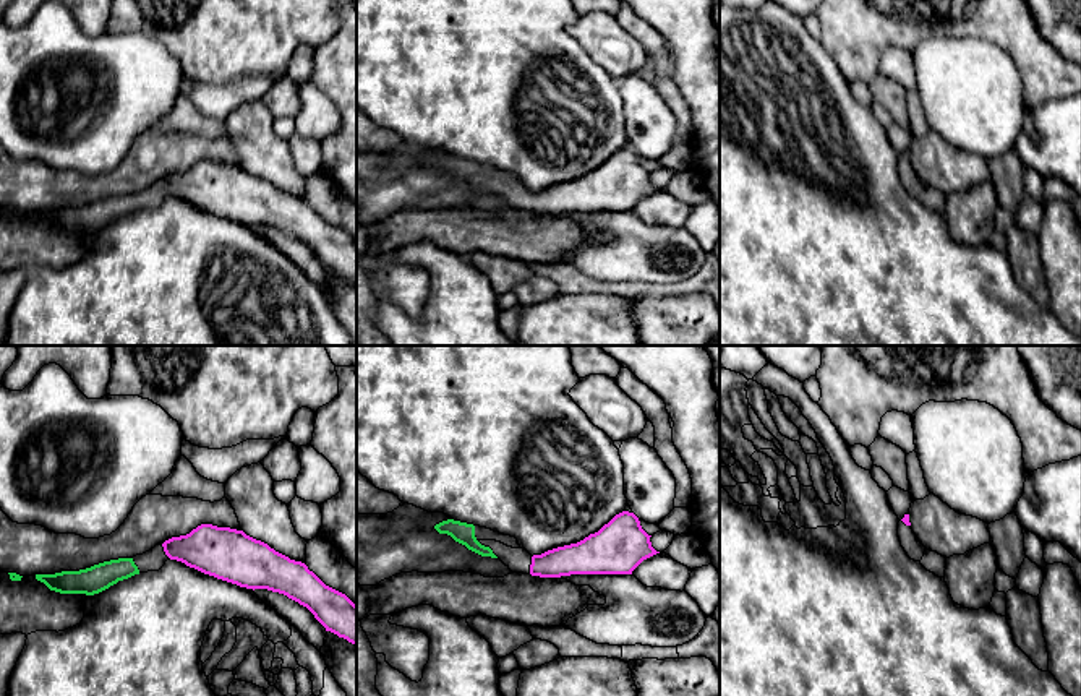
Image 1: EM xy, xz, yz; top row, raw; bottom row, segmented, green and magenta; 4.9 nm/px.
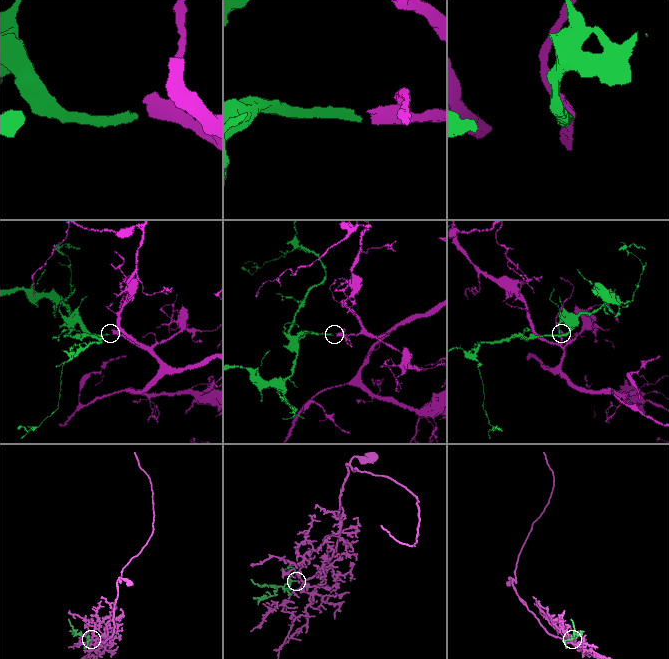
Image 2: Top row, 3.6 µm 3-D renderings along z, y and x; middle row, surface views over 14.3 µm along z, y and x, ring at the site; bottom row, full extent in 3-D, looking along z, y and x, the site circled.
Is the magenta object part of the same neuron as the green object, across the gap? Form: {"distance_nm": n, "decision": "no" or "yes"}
{"distance_nm": 160, "decision": "yes"}

